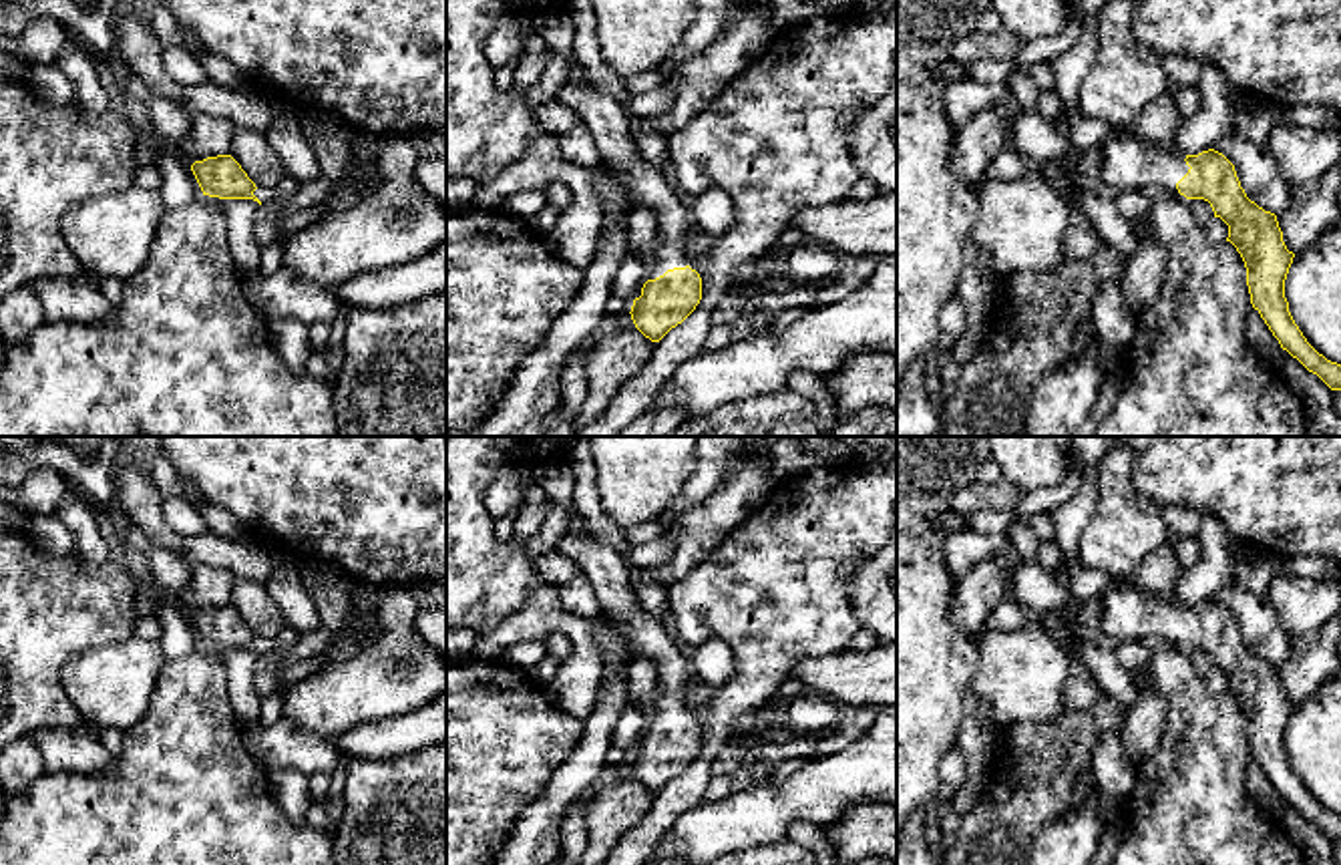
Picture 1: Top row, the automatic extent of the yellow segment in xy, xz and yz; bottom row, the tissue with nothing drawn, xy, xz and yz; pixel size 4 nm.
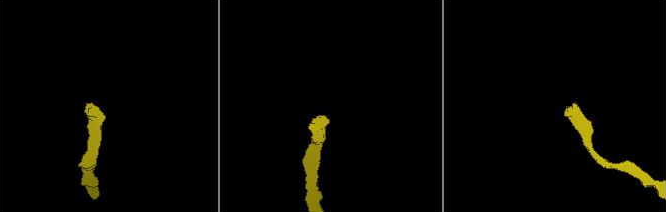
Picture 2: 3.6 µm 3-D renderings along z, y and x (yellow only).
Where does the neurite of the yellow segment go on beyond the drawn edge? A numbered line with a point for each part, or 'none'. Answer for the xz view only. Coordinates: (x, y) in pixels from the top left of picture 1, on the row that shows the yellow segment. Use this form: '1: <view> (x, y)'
1: xz (606, 117)

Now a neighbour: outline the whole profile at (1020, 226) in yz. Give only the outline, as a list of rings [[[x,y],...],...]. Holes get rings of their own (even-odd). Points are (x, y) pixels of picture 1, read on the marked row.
[[[1039,169],[1013,181],[985,177],[973,189],[979,207],[969,237],[999,278],[1051,272],[1066,262],[1072,209]]]

